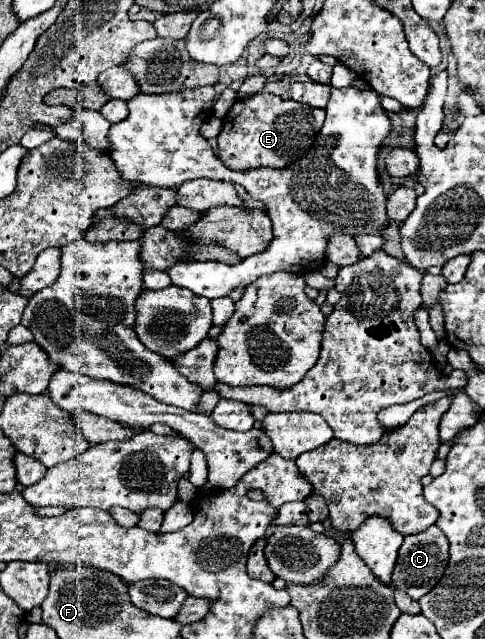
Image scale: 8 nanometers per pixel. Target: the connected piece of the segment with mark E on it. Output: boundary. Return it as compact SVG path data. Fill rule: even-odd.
M259 92L245 96L223 118L223 130L217 136L219 160L231 170L251 168L287 168L307 154L315 144L315 138L325 122L325 110L299 104L295 100L283 100L281 96Z

